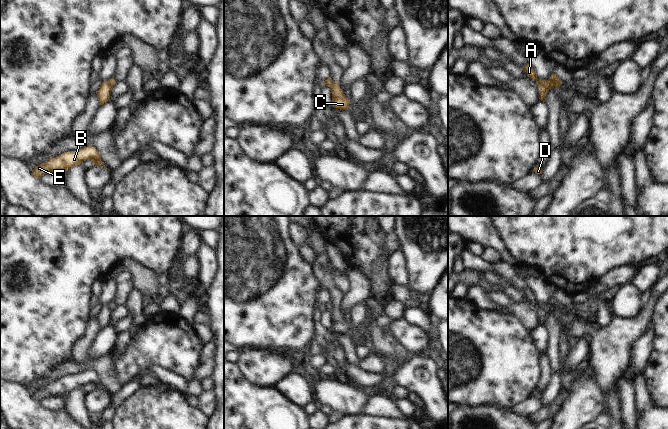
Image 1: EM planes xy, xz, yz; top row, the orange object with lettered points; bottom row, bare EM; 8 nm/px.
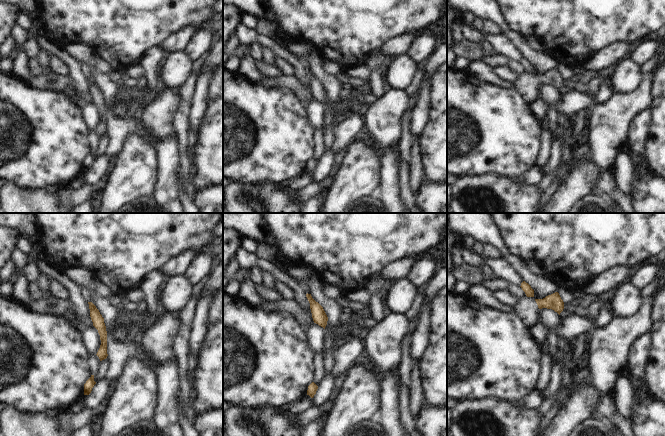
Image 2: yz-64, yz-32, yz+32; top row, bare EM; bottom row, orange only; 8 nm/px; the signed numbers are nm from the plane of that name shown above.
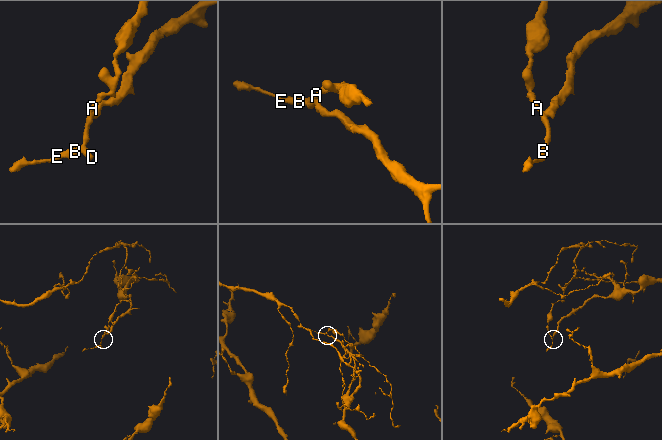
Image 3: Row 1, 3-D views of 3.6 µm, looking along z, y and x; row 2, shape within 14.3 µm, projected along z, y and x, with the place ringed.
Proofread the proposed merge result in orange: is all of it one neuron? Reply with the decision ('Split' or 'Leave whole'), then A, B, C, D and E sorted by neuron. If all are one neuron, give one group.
Split. Groups: A B D E / C.

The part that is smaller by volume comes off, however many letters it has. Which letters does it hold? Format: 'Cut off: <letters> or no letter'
Cut off: A, B, D, E.

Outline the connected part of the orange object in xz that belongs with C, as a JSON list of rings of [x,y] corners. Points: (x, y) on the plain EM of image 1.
[[[340,305],[332,306],[332,330],[342,335],[350,331],[350,323],[343,318],[340,312]]]

